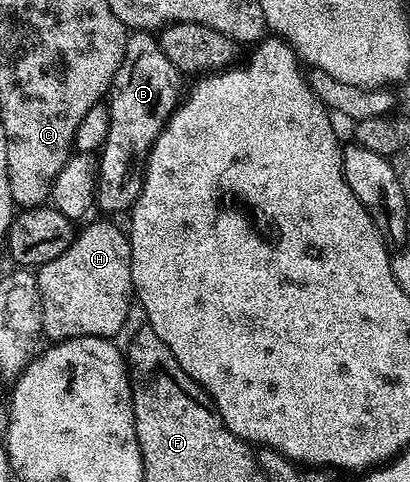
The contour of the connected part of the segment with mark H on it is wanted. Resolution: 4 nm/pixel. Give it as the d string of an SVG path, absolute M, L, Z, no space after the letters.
M93 222L76 235L73 243L57 259L43 263L36 271L41 303L43 304L44 337L49 340L66 338L112 339L129 318L129 305L135 302L131 280L131 244L128 233L113 222Z

